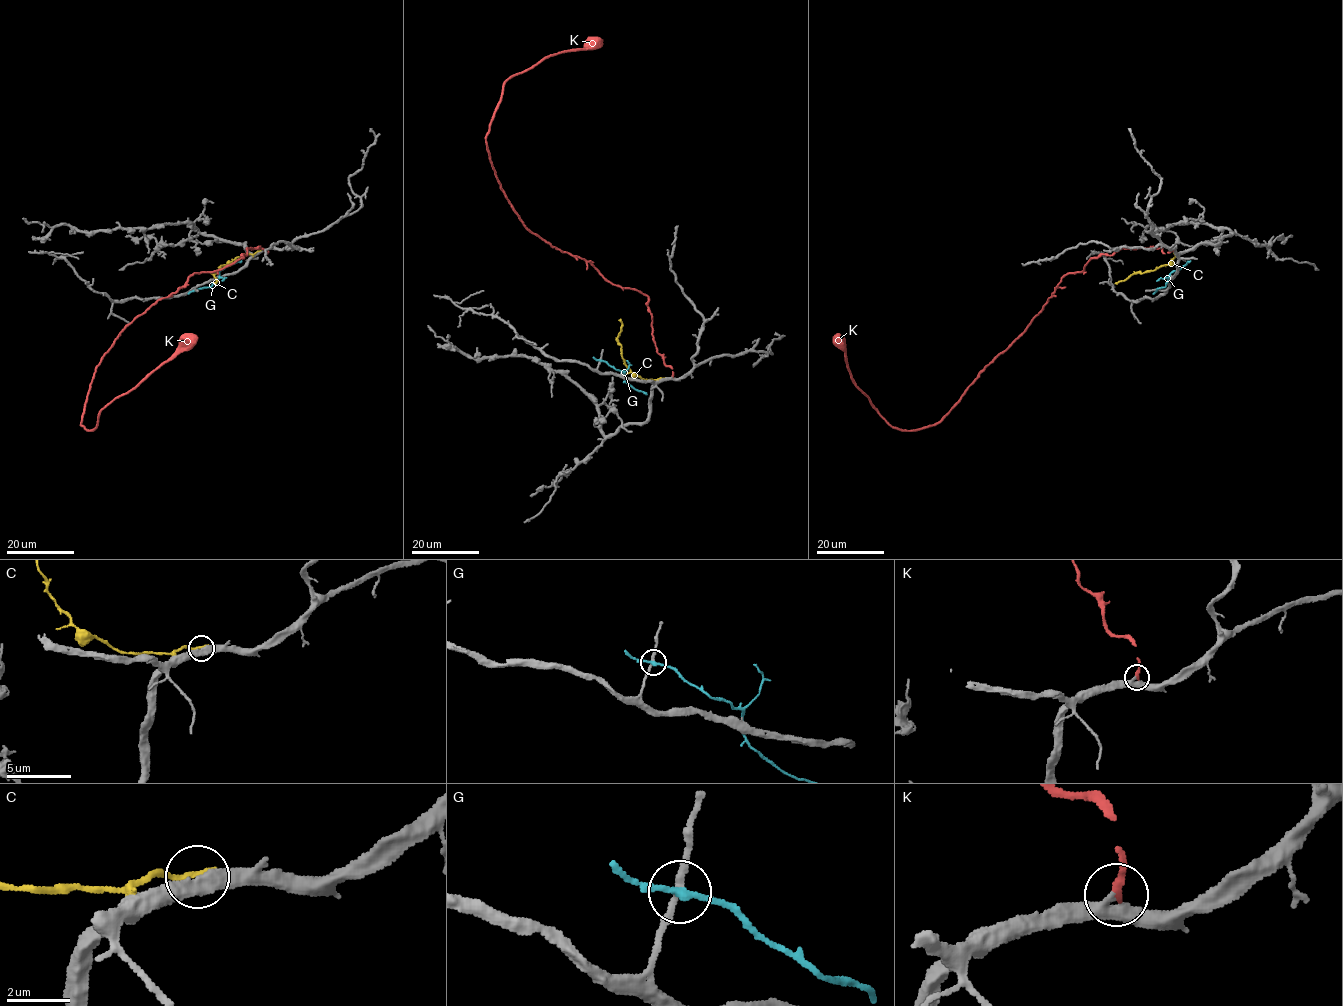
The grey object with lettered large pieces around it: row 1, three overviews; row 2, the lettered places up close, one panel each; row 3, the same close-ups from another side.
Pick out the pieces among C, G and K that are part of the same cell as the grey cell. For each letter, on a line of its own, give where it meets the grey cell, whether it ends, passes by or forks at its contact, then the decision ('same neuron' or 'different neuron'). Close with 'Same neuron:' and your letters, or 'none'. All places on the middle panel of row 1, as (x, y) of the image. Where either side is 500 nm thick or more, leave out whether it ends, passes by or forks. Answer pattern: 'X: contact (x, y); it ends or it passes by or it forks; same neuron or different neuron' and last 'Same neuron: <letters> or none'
C: contact (665, 378); it ends; different neuron
G: contact (600, 360); it passes by; different neuron
K: contact (672, 377); it ends; same neuron
Same neuron: K

